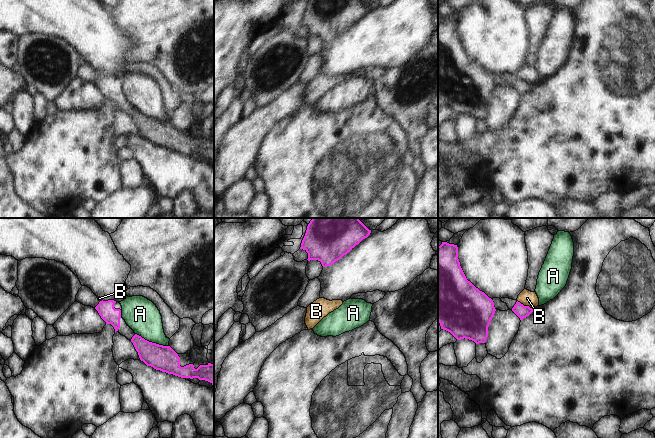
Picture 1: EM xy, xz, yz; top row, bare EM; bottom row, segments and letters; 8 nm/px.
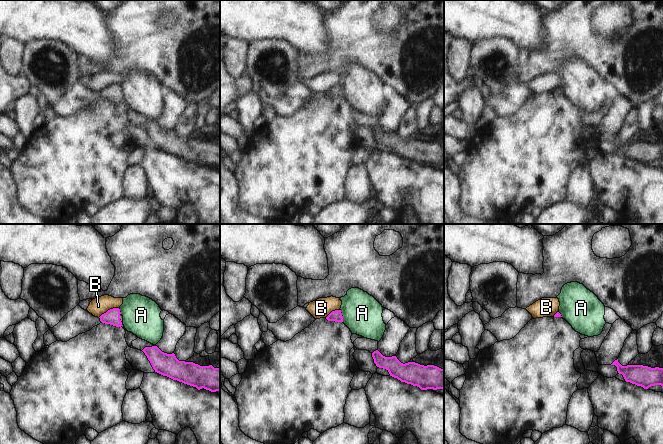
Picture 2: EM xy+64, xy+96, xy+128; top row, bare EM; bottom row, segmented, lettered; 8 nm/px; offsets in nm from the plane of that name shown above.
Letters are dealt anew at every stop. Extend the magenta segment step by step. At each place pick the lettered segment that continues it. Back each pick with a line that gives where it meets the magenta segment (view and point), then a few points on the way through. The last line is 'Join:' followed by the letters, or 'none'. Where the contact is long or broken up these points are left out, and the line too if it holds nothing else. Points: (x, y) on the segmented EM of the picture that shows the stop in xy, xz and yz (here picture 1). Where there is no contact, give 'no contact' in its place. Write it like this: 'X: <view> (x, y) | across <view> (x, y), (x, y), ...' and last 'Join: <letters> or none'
Join: none

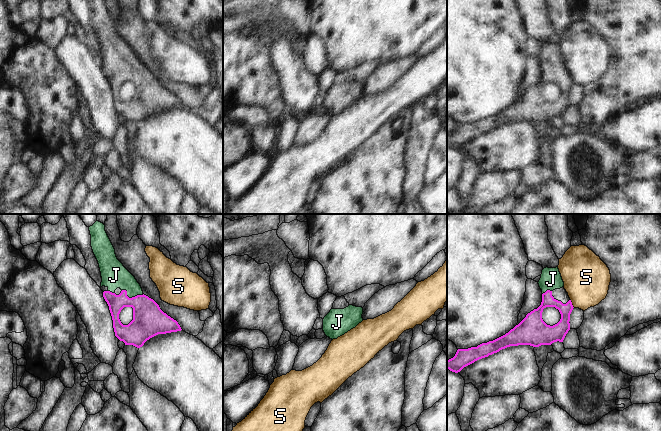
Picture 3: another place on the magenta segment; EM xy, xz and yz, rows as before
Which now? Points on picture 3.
J: xy (132, 297) | across xy (149, 320), (146, 311), (132, 297), (131, 292), (114, 275)
Join: J

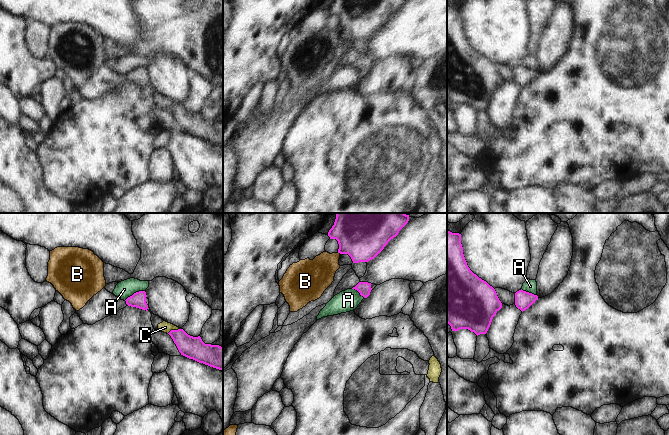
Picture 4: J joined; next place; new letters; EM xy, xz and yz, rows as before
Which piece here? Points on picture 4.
C: xy (173, 330)
Join: C

